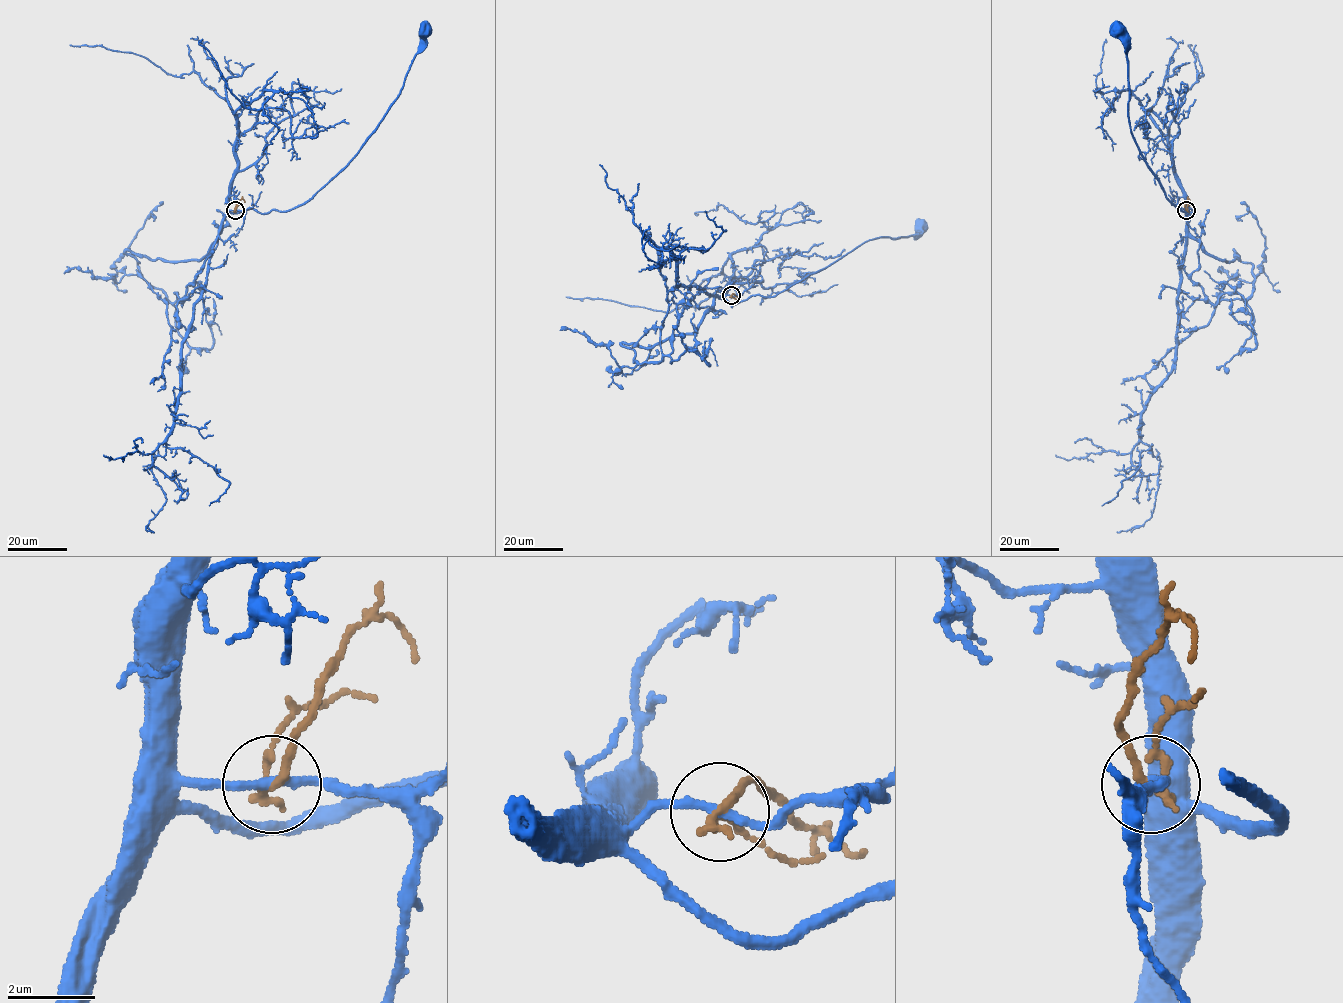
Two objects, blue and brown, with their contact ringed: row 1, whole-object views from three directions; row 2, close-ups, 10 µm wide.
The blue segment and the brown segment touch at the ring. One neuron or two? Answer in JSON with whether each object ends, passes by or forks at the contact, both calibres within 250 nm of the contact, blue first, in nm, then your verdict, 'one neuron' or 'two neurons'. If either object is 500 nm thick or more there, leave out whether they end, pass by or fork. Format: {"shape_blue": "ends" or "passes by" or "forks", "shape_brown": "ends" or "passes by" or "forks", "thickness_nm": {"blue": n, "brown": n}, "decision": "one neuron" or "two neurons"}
{"shape_blue": "passes by", "shape_brown": "passes by", "thickness_nm": {"blue": 200, "brown": 200}, "decision": "two neurons"}

